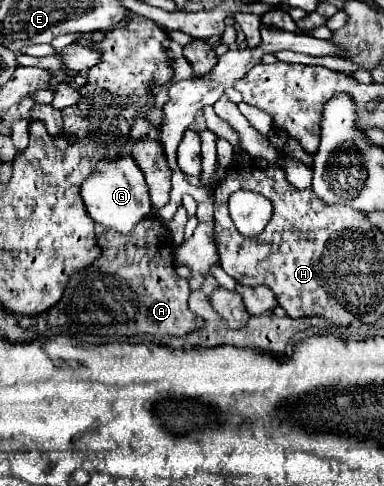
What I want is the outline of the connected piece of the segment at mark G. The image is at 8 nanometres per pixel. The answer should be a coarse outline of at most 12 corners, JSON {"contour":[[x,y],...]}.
{"contour":[[131,156],[101,160],[81,184],[95,224],[131,232],[153,210]]}

